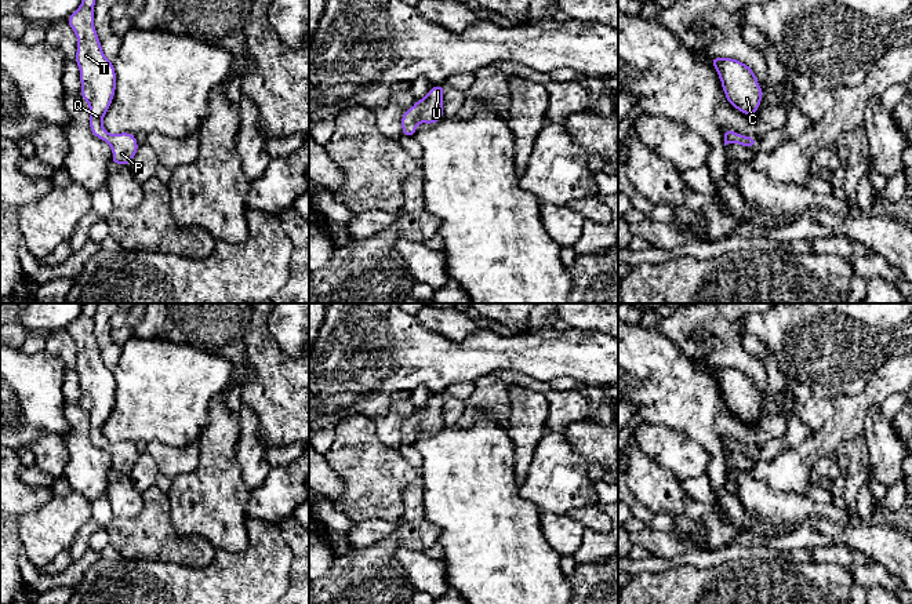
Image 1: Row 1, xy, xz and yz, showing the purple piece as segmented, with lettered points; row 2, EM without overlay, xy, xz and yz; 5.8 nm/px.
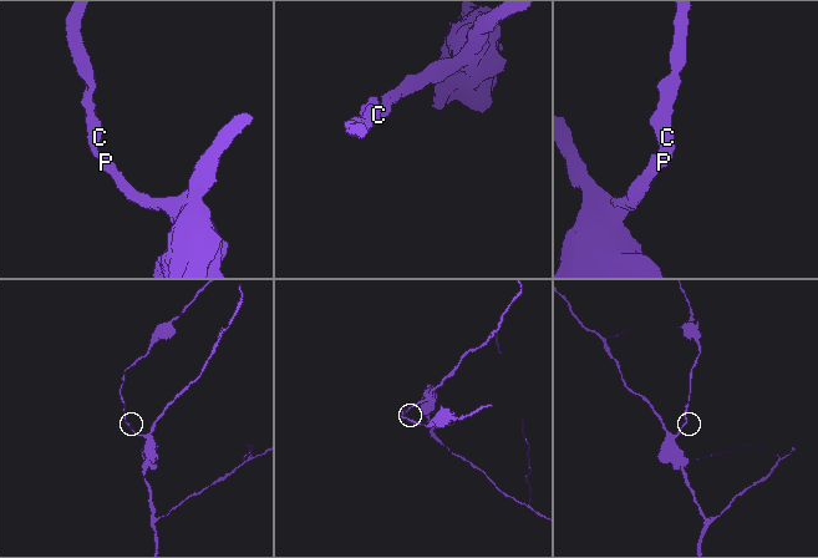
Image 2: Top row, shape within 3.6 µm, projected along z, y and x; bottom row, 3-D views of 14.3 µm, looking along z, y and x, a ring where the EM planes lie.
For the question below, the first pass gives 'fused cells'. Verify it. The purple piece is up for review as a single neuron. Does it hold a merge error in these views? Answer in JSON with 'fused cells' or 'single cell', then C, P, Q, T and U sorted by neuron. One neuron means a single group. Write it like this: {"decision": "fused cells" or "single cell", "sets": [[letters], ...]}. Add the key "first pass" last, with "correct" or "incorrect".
{"decision": "single cell", "sets": [["C", "P", "Q", "T", "U"]], "first pass": "incorrect"}

